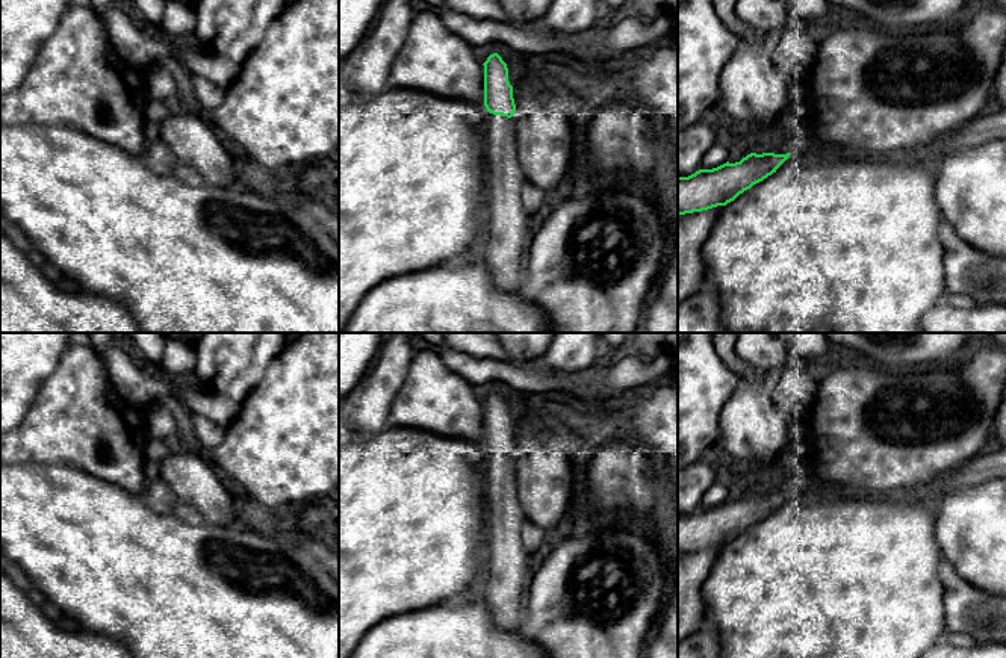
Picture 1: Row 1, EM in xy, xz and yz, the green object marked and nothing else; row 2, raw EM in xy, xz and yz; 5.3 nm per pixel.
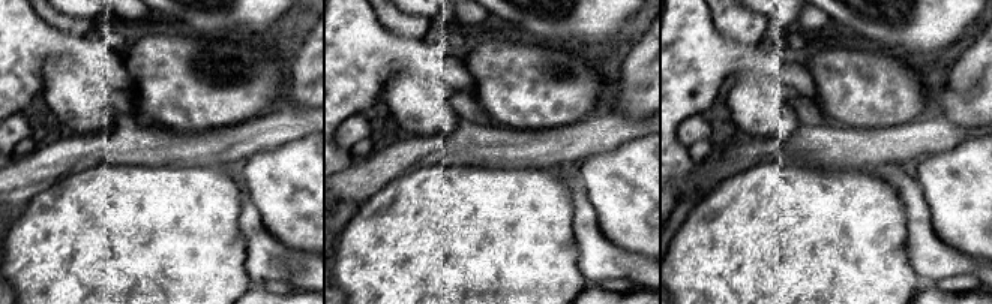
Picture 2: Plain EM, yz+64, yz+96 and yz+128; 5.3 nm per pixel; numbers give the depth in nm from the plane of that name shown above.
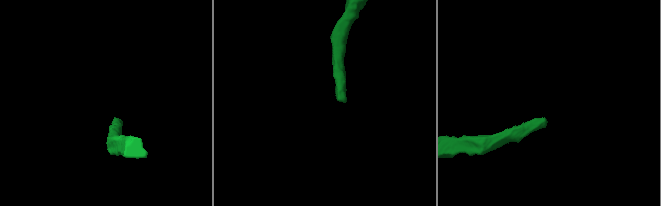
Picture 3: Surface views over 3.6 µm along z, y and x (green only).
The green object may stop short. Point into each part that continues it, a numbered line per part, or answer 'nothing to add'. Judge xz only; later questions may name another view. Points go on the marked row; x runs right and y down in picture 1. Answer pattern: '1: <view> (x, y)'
1: xz (506, 236)

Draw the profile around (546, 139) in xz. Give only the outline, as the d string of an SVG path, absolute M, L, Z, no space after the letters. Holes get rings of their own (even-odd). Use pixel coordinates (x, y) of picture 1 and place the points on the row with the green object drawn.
M549 101L523 113L514 110L511 119L523 180L549 194L570 175L579 127Z

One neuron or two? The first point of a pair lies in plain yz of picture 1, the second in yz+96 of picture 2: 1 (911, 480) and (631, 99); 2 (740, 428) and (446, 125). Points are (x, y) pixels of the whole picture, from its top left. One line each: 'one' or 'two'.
1: two
2: one

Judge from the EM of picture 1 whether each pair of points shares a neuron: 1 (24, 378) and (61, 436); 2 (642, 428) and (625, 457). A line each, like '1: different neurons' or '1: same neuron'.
1: different neurons
2: different neurons

